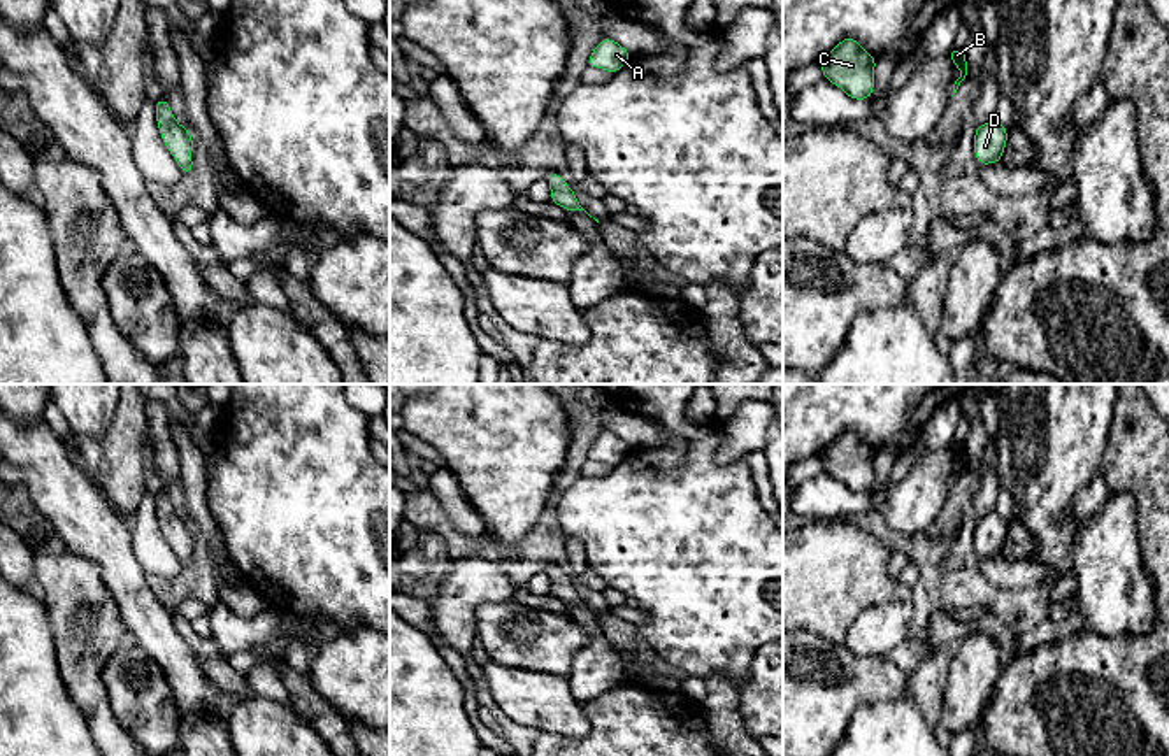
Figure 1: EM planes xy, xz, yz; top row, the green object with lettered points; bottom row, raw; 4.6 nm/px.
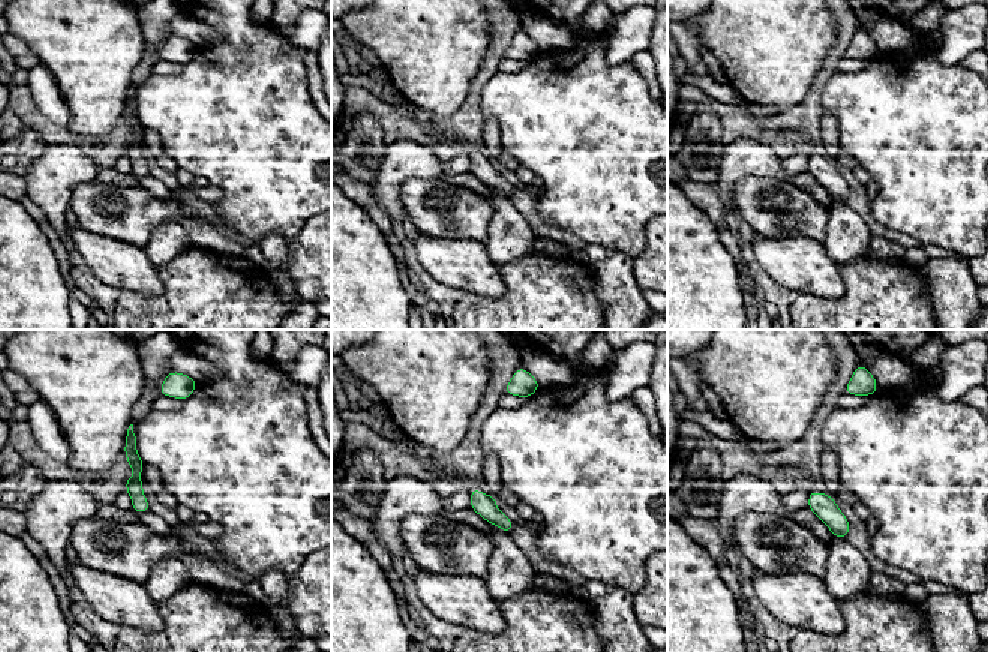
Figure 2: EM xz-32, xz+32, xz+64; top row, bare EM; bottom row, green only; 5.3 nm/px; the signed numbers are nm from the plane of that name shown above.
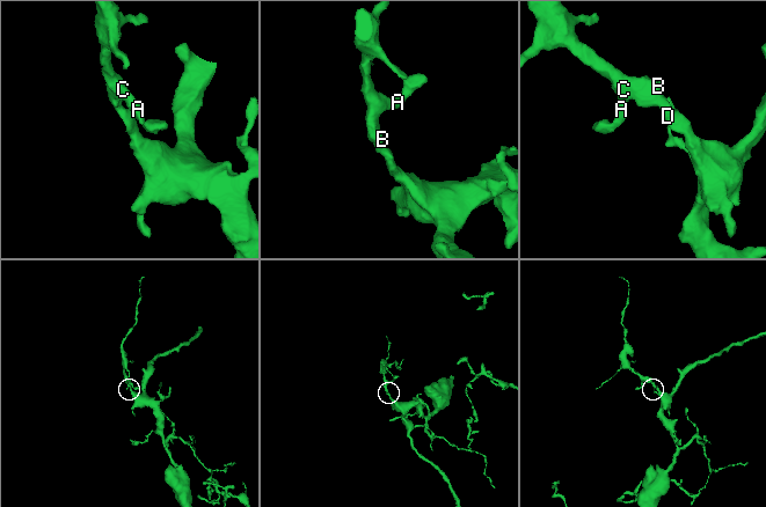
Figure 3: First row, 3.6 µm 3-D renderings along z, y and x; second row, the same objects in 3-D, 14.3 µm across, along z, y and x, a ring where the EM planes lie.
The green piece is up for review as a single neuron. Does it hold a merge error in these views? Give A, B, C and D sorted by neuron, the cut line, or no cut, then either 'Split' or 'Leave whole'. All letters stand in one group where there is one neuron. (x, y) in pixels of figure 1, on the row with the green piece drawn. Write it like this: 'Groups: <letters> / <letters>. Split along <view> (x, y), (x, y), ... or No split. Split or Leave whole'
Groups: A B C D. No split. Leave whole

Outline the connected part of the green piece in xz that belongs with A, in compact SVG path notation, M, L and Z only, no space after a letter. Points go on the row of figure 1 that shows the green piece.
M602 39L588 58L588 67L604 68L616 74L628 60L630 53L614 39Z

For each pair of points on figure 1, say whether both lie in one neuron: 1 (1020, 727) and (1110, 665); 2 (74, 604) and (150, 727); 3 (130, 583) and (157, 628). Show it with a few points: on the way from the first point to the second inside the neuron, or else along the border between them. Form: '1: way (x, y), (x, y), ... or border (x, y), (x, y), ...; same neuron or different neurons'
1: way (1029, 697), (1032, 684), (1050, 672), (1080, 669); same neuron
2: border (127, 637), (102, 669), (102, 684), (109, 700); different neurons
3: way (134, 593), (146, 618); same neuron

